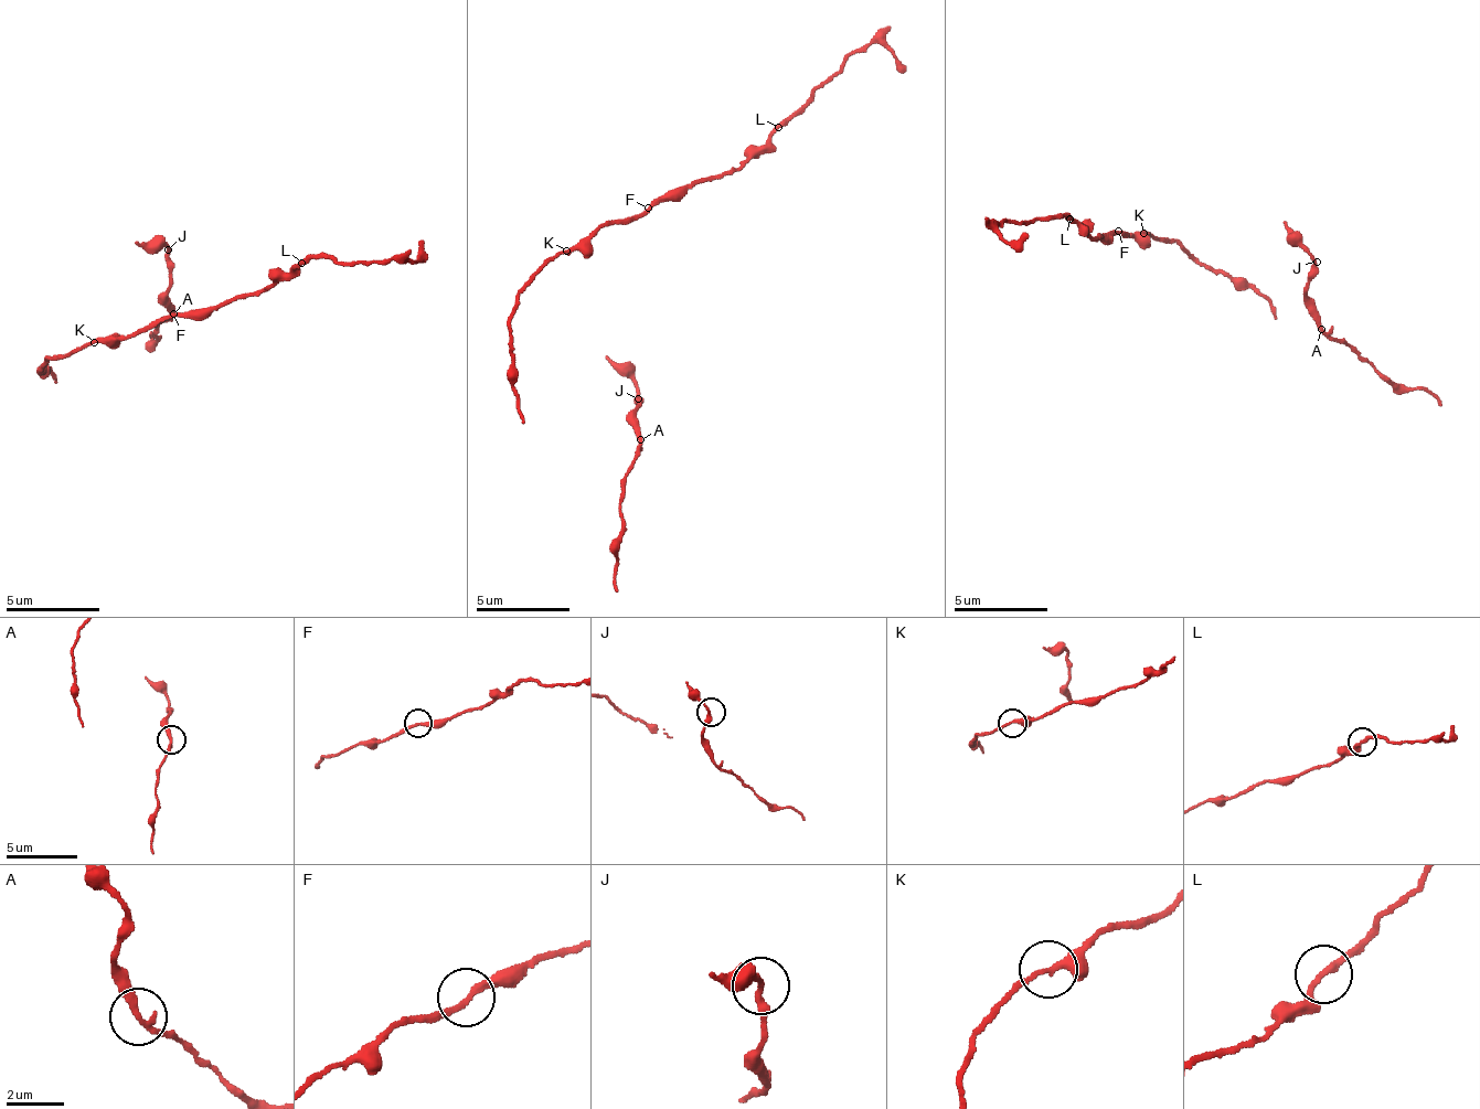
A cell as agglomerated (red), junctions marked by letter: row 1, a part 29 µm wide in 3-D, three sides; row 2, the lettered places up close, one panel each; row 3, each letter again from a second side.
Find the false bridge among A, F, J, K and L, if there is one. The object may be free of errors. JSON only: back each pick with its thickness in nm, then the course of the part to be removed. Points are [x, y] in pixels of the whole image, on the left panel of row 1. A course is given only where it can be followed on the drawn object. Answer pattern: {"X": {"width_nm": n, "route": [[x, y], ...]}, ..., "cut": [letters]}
{"cut": []}

